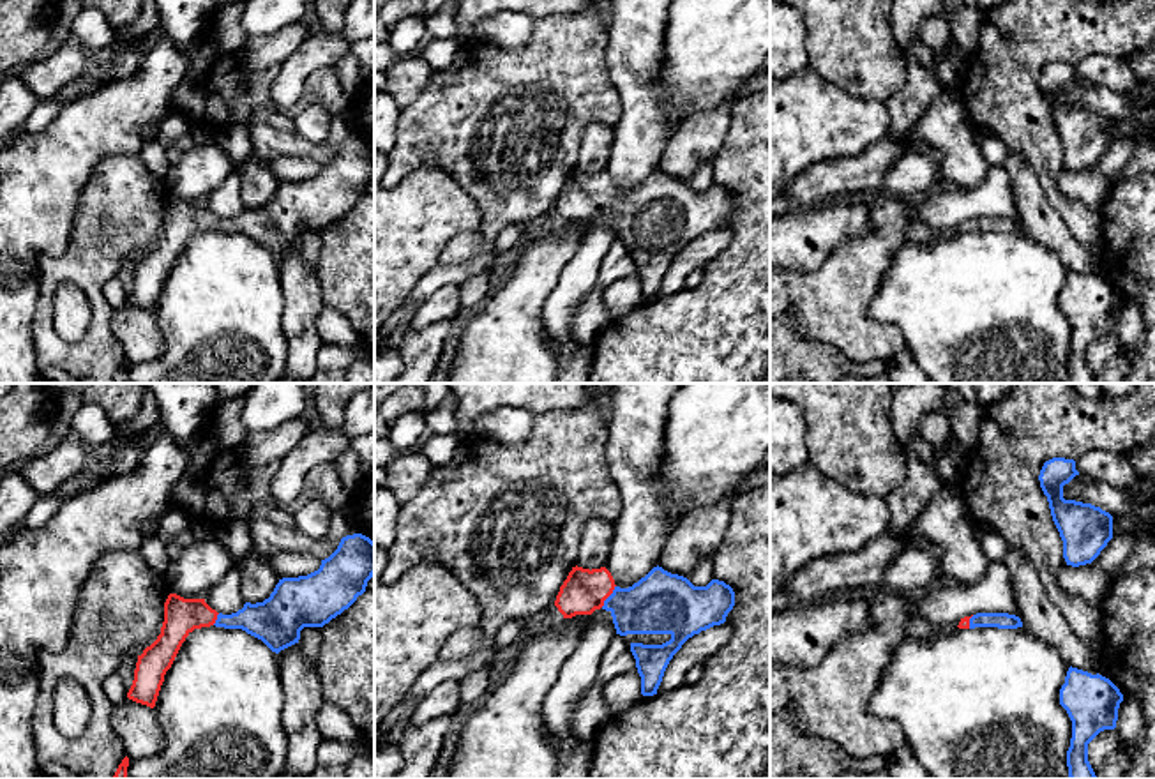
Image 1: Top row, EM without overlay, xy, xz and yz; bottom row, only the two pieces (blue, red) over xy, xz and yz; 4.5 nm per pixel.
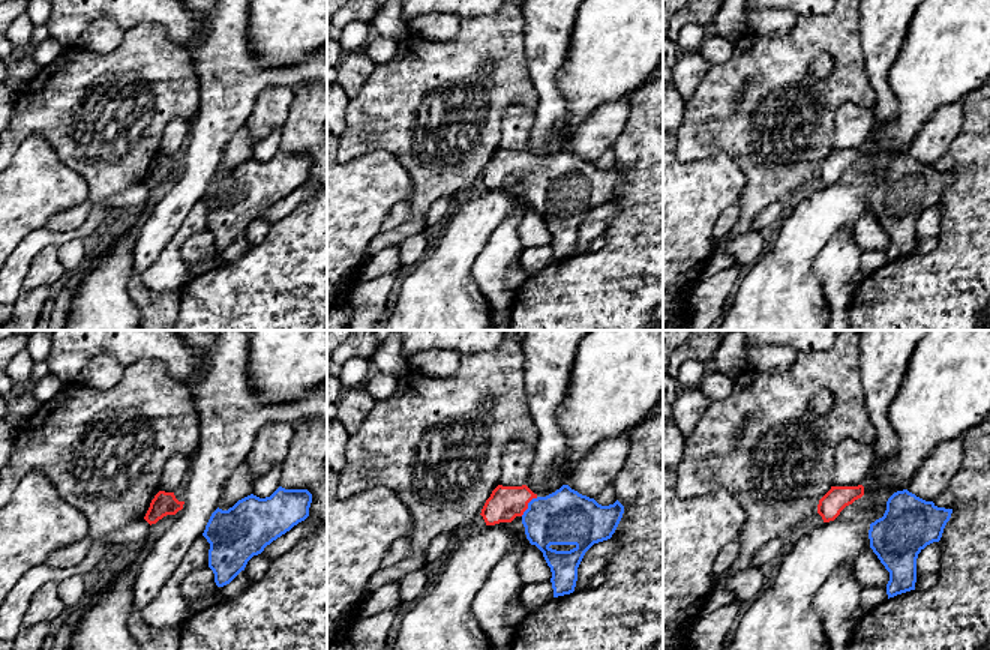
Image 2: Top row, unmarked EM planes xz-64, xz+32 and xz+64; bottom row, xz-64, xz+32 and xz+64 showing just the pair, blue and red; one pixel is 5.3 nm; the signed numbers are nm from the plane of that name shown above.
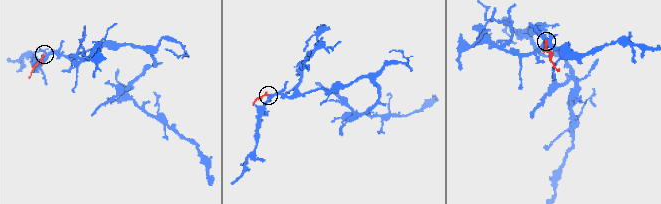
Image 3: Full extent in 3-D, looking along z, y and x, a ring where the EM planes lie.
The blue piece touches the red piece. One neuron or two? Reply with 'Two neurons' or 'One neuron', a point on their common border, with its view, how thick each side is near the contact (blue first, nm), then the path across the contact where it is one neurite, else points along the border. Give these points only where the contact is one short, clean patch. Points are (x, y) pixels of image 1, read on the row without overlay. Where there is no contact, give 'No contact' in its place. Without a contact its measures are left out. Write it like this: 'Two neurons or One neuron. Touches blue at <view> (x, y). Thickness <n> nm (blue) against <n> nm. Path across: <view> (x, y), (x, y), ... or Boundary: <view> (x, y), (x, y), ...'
One neuron. Touches blue at xz (610, 200). Thickness 280 nm (blue) against 200 nm. Path across: xz (661, 207), (622, 207), (610, 200), (599, 195), (585, 195)

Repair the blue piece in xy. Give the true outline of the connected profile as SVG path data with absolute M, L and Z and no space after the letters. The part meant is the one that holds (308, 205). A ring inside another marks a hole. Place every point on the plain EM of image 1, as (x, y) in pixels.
M353 138L341 143L337 154L318 175L283 182L263 207L245 207L242 214L223 219L205 203L184 203L170 198L157 244L138 260L134 284L127 302L155 311L166 276L185 242L201 231L242 233L261 244L272 256L298 247L304 231L323 231L348 214L366 196L374 180L374 147Z

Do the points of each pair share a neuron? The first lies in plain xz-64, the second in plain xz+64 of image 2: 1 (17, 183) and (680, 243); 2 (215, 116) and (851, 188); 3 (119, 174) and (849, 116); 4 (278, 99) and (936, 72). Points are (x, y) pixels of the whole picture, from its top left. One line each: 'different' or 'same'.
1: same
2: different
3: different
4: different

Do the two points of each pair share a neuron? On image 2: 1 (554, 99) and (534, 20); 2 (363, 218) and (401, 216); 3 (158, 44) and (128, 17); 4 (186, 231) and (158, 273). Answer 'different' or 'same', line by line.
1: same
2: different
3: different
4: same

